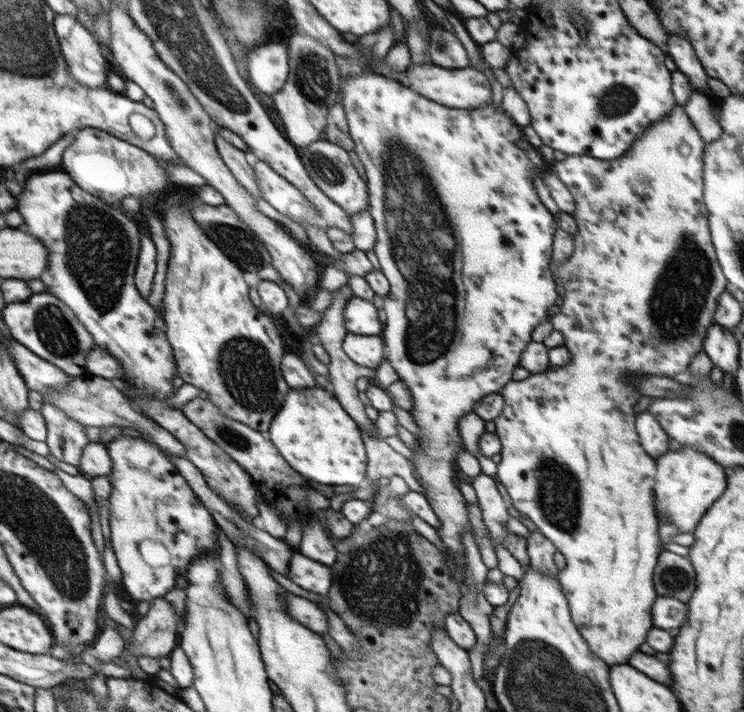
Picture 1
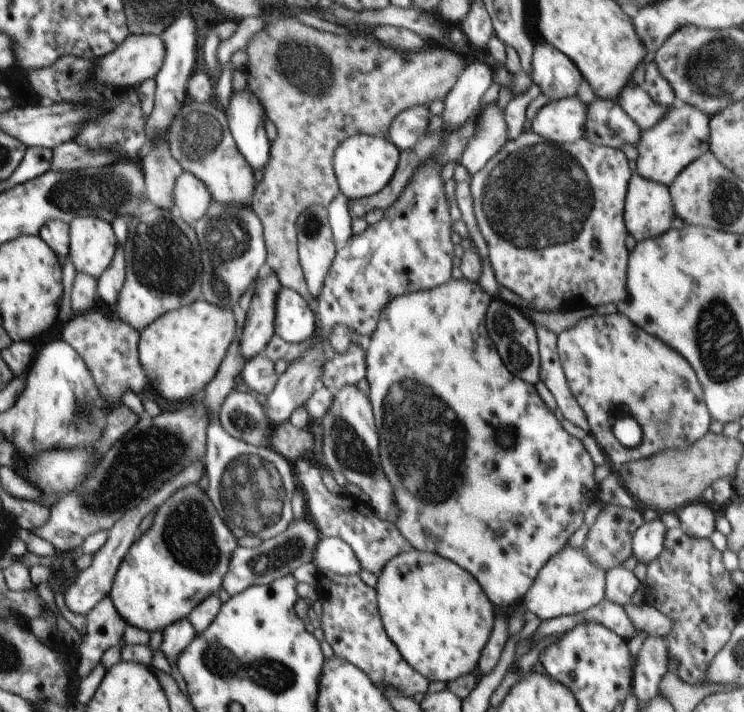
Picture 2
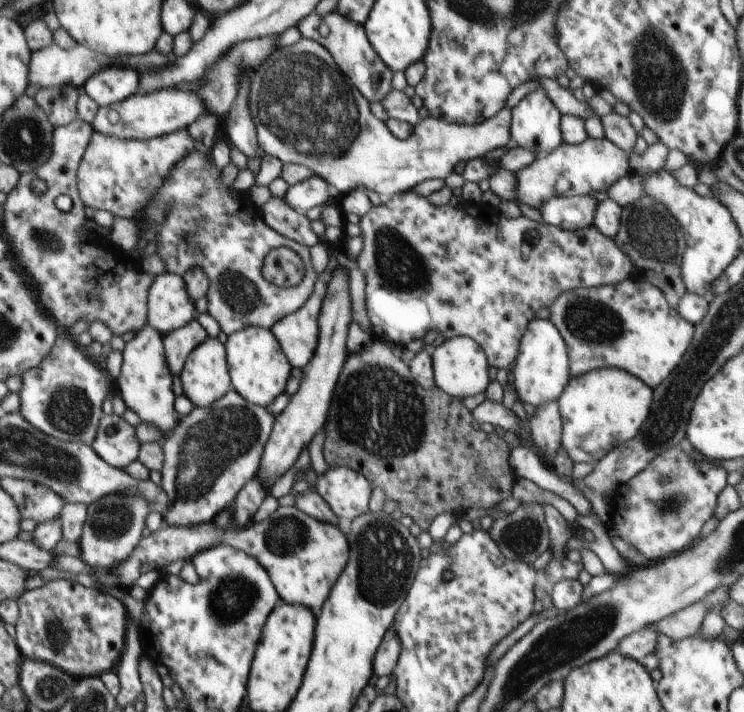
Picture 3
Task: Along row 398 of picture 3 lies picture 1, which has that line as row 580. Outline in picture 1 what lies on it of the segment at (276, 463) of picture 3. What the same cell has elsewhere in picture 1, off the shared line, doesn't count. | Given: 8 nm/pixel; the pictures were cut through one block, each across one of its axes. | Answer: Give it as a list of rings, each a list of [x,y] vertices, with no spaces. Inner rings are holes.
[[[294,552],[290,566],[288,566],[287,577],[308,592],[326,595],[332,586],[330,569],[320,562]]]

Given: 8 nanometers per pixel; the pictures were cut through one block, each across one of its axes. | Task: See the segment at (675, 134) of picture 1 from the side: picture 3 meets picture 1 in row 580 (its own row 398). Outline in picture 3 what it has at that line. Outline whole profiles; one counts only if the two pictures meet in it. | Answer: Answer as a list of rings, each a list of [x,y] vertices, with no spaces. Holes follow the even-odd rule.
[[[601,368],[572,377],[557,405],[563,434],[561,446],[573,462],[595,464],[619,444],[634,438],[648,418],[653,390],[633,374],[619,368]]]

